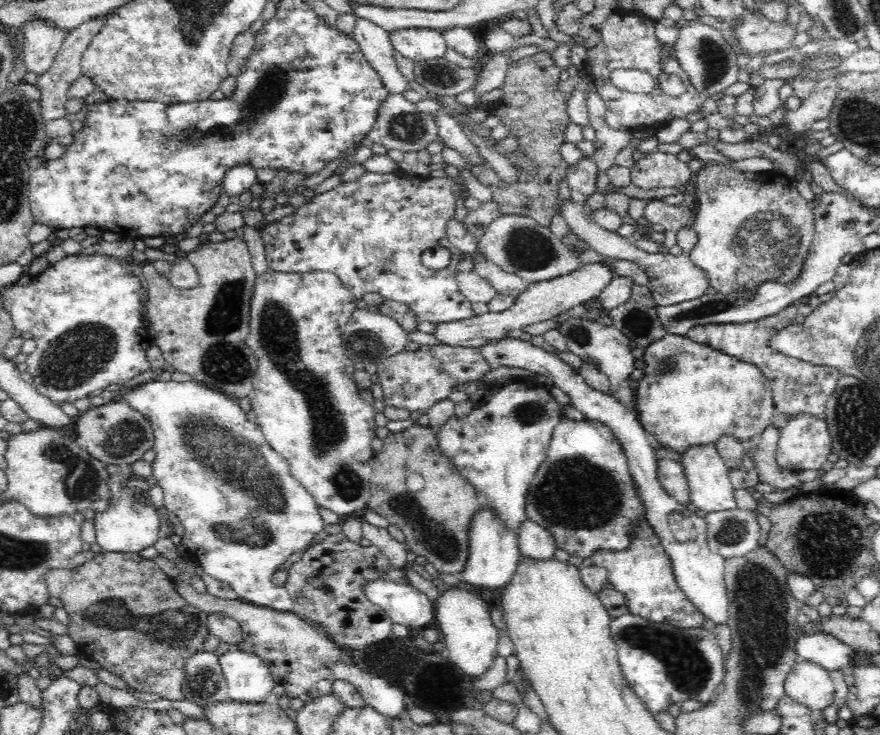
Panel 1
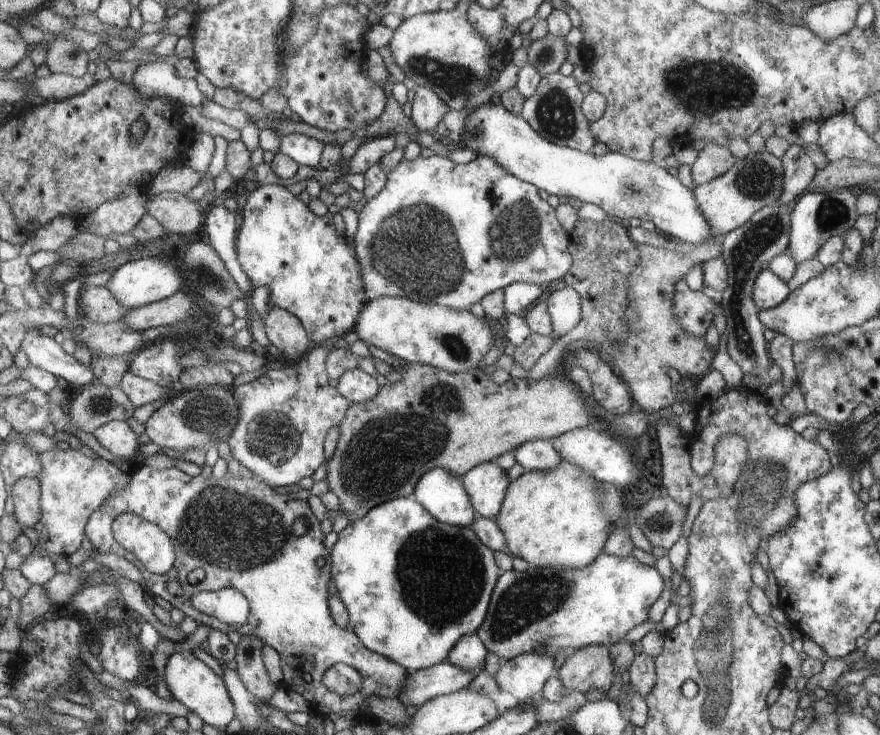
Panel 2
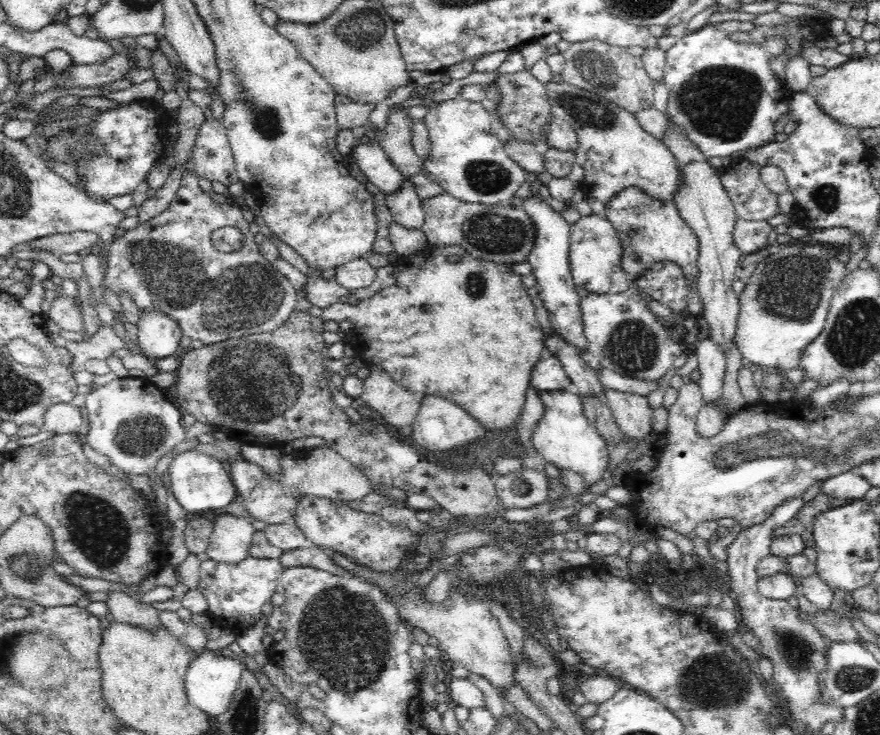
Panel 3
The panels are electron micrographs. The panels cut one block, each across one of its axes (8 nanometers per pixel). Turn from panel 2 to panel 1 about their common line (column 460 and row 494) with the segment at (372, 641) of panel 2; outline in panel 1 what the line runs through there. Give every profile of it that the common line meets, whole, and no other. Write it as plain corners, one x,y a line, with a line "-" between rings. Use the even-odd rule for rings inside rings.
564,418
556,424
546,458
540,464
526,498
527,518
555,539
555,544
566,552
574,552
572,557
588,558
594,552
624,552
633,543
634,534
646,520
646,508
633,480
627,463
627,456
620,441
610,427
597,420
576,421

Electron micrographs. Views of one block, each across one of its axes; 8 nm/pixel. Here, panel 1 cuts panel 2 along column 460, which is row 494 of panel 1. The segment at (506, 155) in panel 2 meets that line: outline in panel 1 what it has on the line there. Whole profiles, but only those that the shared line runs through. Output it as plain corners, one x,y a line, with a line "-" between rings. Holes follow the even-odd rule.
137,486
136,495
132,498
114,499
107,510
97,513
94,520
96,526
96,549
103,553
136,553
144,548
154,546
159,540
161,521
157,508
153,506
148,493

